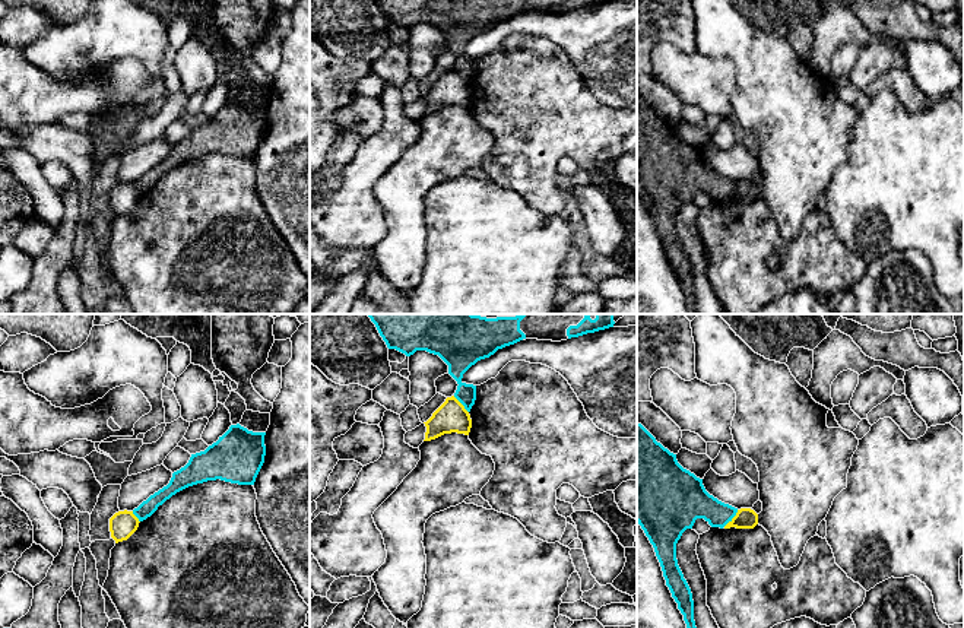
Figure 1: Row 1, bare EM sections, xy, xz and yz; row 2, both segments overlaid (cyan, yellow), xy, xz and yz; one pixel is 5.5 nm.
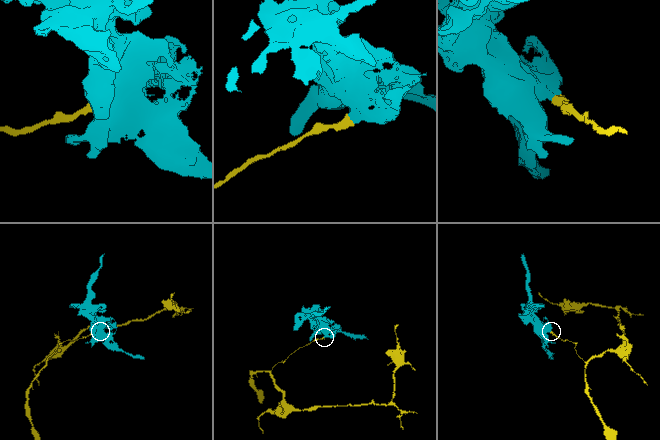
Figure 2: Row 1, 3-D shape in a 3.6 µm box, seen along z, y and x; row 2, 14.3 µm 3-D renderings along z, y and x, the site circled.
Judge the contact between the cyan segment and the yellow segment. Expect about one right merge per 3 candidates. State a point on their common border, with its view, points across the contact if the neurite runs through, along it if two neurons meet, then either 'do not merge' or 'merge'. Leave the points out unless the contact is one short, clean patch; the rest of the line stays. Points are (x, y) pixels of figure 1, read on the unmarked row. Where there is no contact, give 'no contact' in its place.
yz (731, 192) | along yz (738, 183), (723, 199) | do not merge

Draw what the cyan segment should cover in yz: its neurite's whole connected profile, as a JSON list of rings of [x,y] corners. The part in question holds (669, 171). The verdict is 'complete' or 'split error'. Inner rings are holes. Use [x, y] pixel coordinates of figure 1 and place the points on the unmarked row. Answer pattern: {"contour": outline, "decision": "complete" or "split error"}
{"contour": [[[637,95],[637,196],[654,221],[691,314],[697,314],[694,273],[678,238],[676,216],[697,191],[723,202],[736,185],[738,181],[710,168],[703,152],[684,142],[676,127]]], "decision": "complete"}

